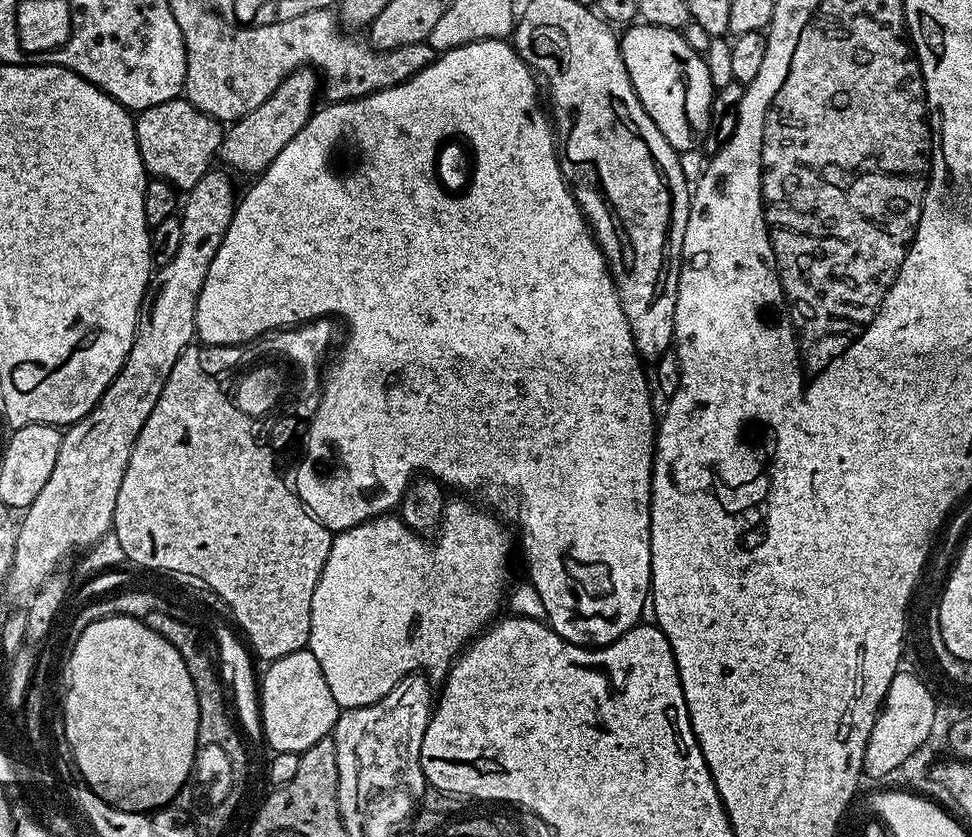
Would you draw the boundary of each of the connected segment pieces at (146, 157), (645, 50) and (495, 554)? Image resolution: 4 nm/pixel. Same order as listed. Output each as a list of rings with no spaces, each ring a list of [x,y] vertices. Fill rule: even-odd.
[[[177,98],[150,106],[135,117],[136,141],[142,154],[144,170],[149,177],[170,182],[177,190],[198,186],[198,182],[213,167],[225,129],[221,121],[202,114],[186,98]]]
[[[636,22],[627,29],[625,36],[619,37],[622,62],[626,62],[626,74],[630,74],[630,82],[654,126],[662,130],[662,138],[670,142],[677,152],[694,150],[703,145],[704,137],[708,134],[708,123],[712,113],[712,98],[714,89],[710,80],[710,70],[701,53],[696,52],[687,44],[683,35],[677,29],[663,28],[643,22]]]
[[[449,499],[445,503],[444,520],[439,526],[438,535],[431,542],[425,537],[419,536],[414,530],[407,528],[403,520],[396,514],[376,516],[350,530],[333,535],[326,566],[322,566],[318,586],[314,586],[314,602],[310,610],[310,638],[307,649],[314,654],[314,658],[318,658],[318,666],[322,666],[322,674],[326,674],[326,686],[330,686],[330,694],[334,694],[334,702],[339,704],[341,709],[361,708],[378,702],[378,698],[382,698],[386,694],[390,694],[390,690],[394,690],[394,686],[403,676],[408,676],[420,669],[423,669],[432,678],[435,676],[447,677],[448,669],[452,667],[456,657],[464,651],[466,645],[475,640],[497,619],[496,611],[499,610],[500,604],[502,608],[502,601],[506,596],[504,583],[508,580],[508,555],[511,554],[512,548],[514,552],[513,537],[512,540],[508,537],[507,530],[503,528],[505,525],[491,511],[477,506],[467,499],[456,499],[460,500]]]

